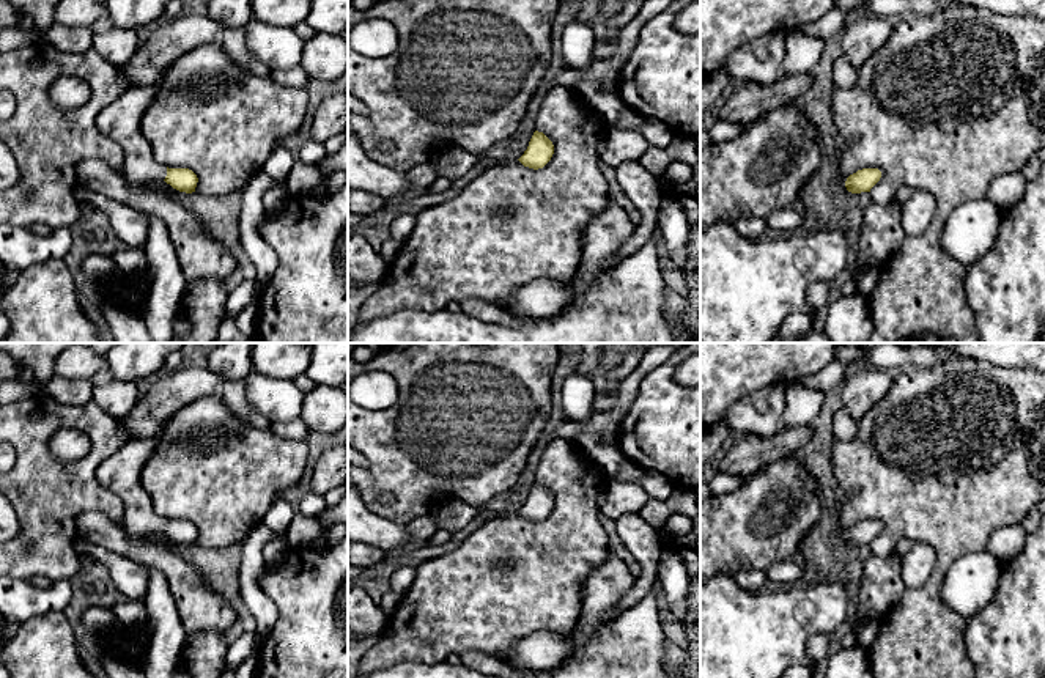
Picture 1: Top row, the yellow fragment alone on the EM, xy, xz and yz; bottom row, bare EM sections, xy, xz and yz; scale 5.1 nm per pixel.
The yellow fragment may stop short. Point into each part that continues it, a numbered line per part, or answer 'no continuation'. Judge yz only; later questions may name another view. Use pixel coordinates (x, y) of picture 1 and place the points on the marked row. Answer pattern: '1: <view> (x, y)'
no continuation

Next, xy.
1: xy (121, 120)

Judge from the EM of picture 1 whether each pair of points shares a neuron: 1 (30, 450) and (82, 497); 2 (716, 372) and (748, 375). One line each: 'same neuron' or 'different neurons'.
1: same neuron
2: same neuron

